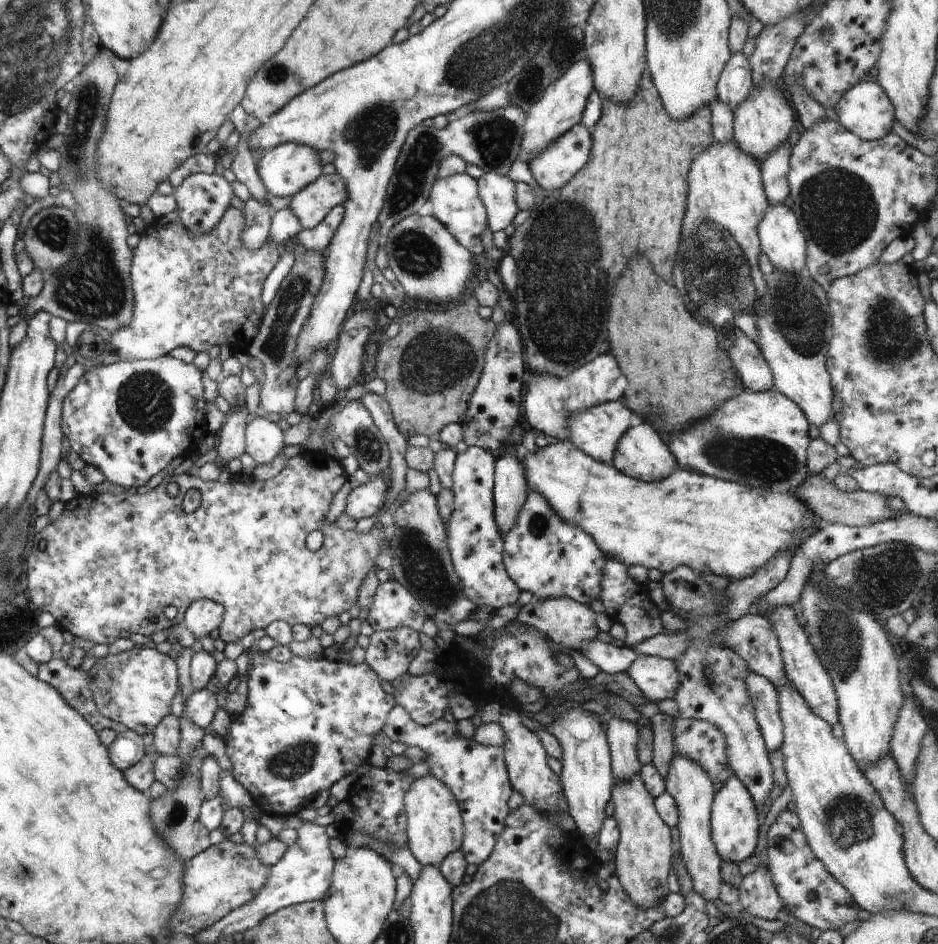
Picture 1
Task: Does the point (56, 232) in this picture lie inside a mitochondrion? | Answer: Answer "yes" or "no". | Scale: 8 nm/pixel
yes

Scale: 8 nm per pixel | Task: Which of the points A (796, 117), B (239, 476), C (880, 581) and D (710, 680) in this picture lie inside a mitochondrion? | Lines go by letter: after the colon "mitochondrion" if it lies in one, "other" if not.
A: other
B: other
C: mitochondrion
D: mitochondrion

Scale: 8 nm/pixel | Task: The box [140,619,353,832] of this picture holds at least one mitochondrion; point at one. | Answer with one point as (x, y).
(290, 762)

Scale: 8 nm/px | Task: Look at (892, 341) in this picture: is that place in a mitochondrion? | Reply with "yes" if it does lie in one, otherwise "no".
yes

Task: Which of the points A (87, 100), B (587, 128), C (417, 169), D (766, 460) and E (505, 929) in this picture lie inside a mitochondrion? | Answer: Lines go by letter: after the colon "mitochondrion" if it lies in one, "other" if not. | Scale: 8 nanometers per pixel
A: mitochondrion
B: other
C: mitochondrion
D: mitochondrion
E: mitochondrion

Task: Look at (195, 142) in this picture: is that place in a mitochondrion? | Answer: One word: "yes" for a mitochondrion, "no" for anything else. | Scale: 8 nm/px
no

